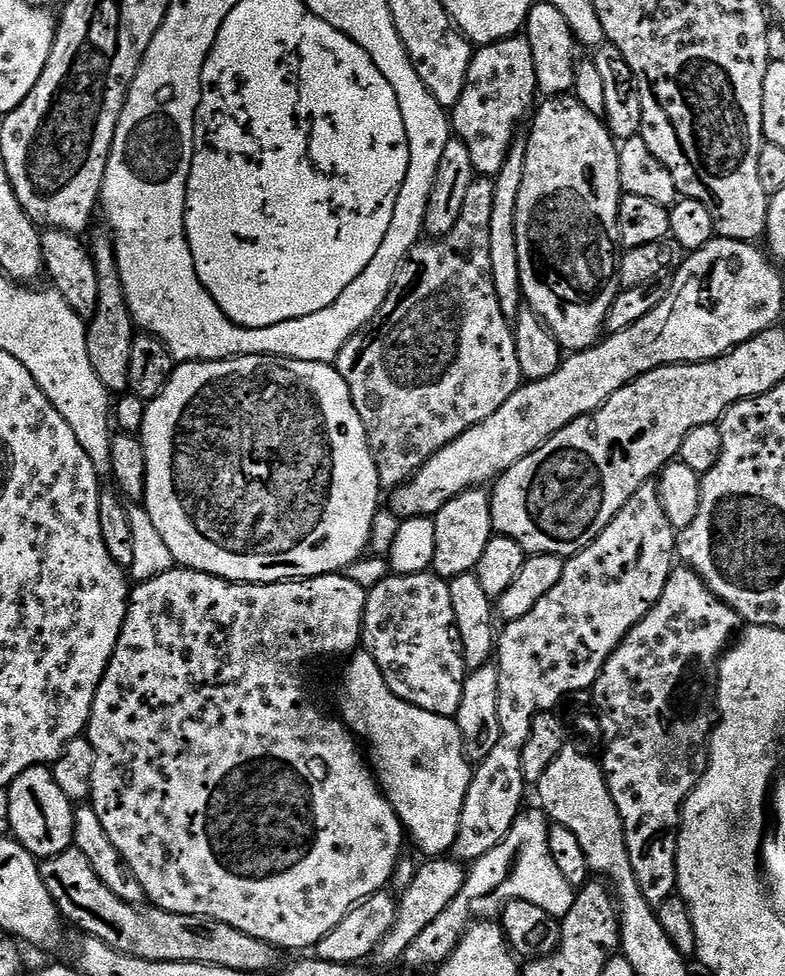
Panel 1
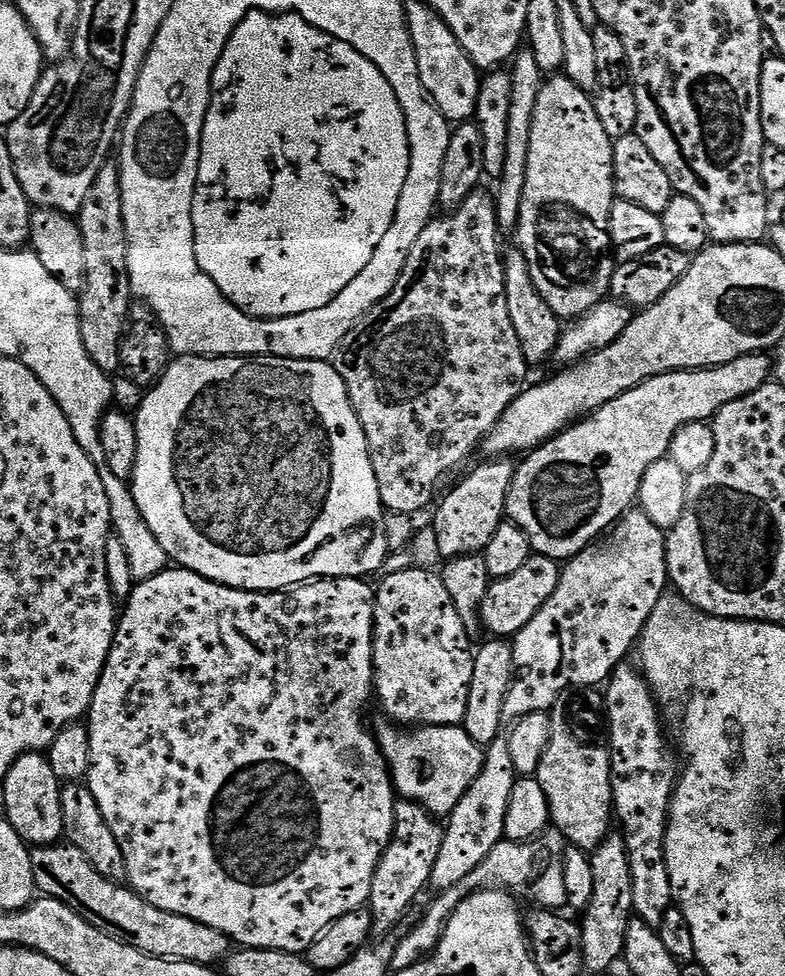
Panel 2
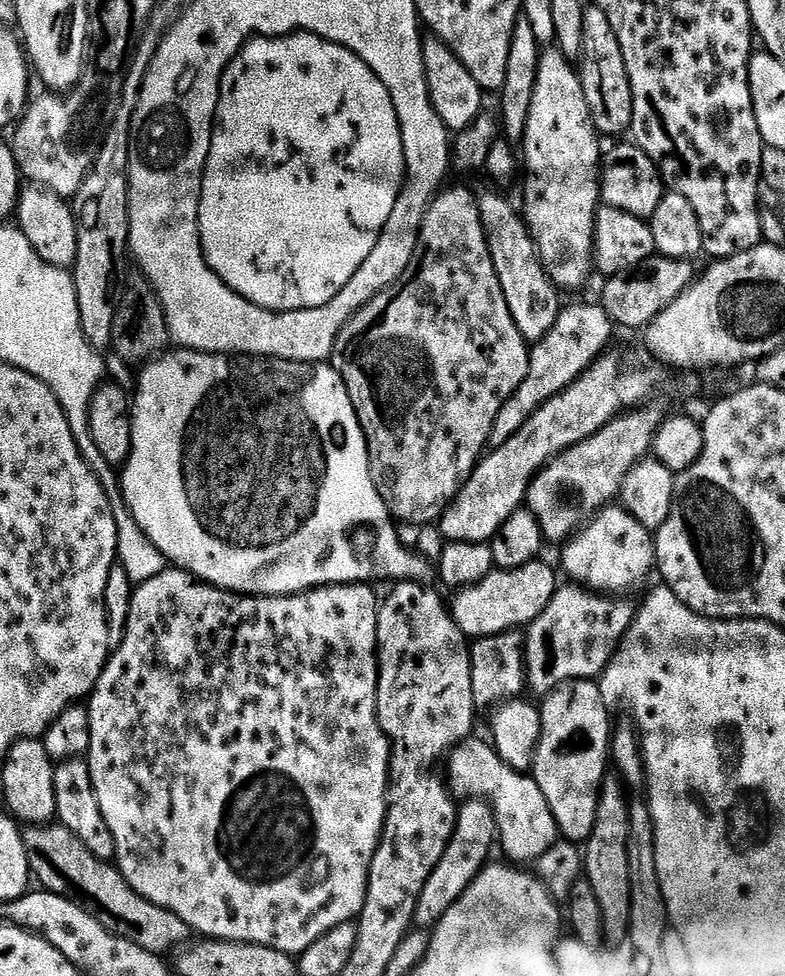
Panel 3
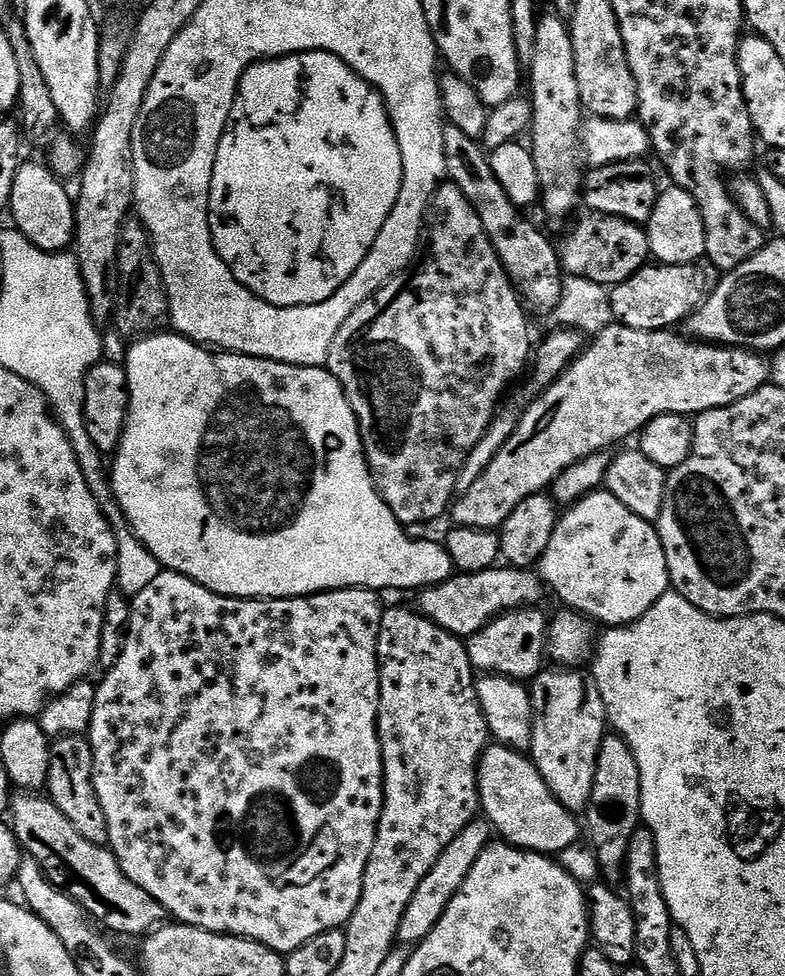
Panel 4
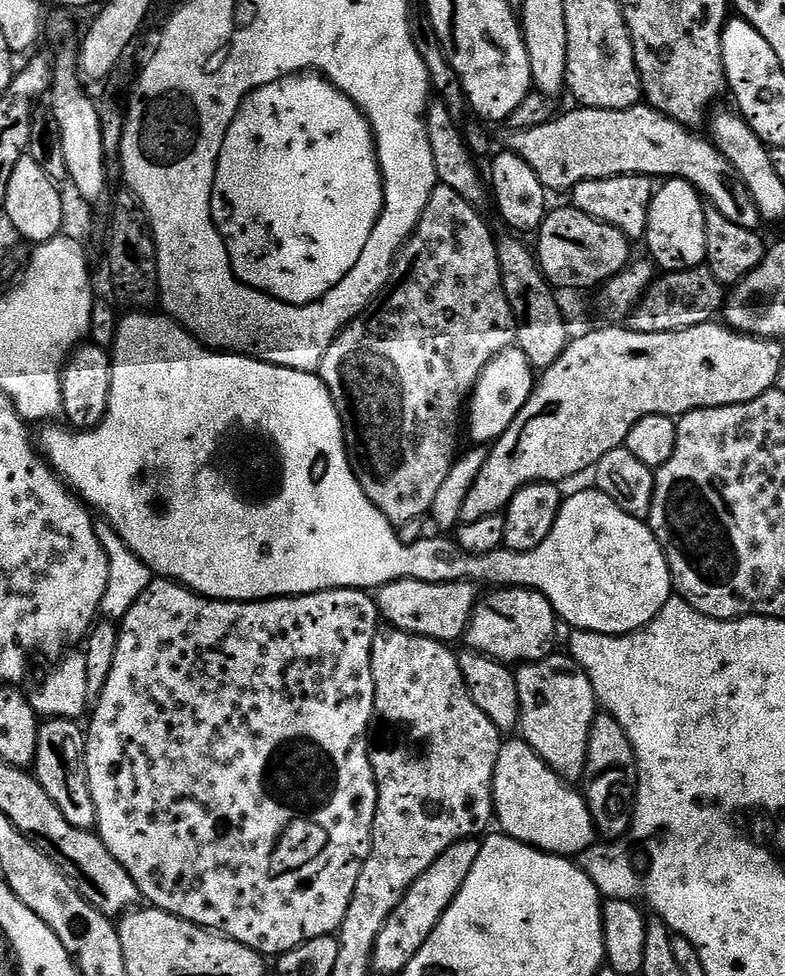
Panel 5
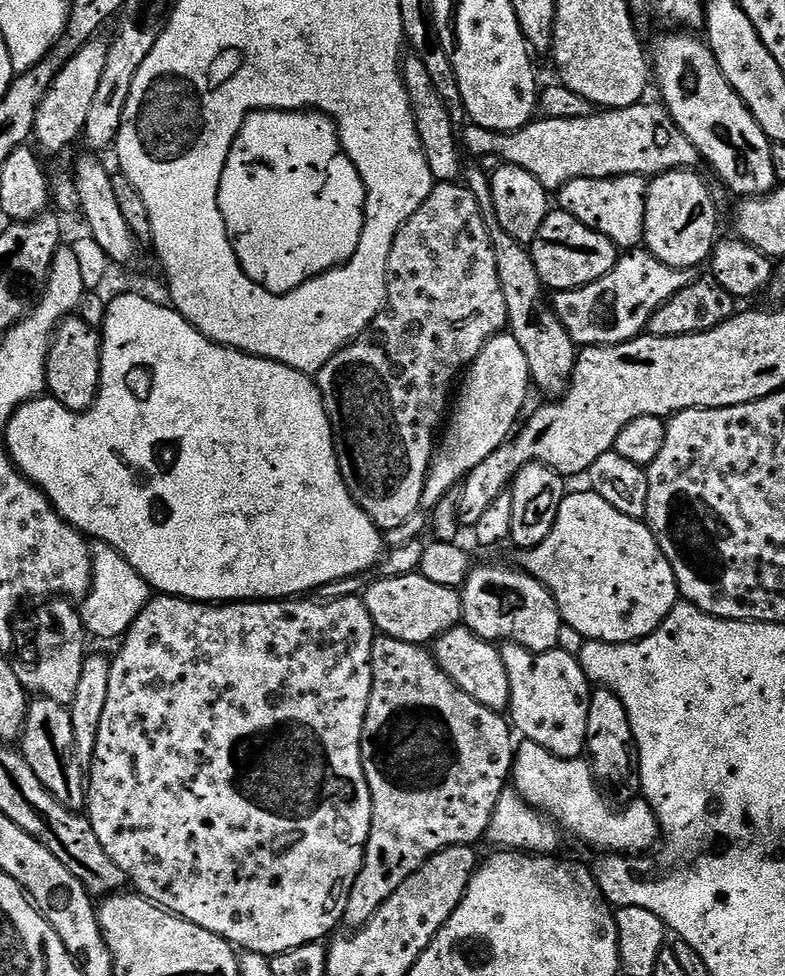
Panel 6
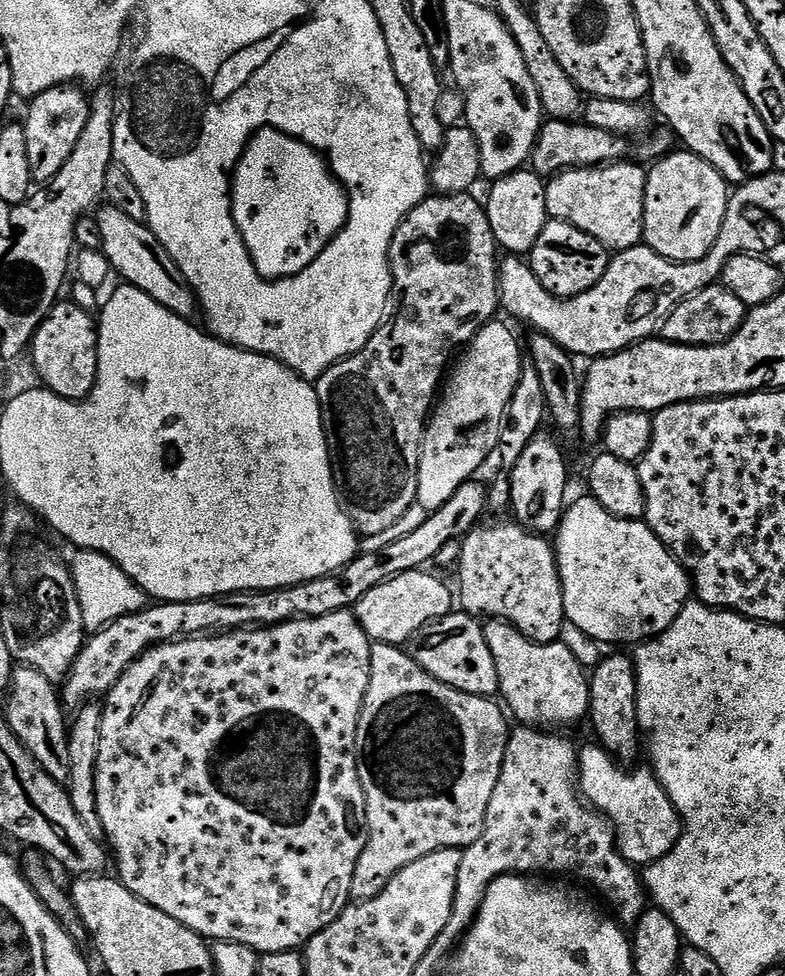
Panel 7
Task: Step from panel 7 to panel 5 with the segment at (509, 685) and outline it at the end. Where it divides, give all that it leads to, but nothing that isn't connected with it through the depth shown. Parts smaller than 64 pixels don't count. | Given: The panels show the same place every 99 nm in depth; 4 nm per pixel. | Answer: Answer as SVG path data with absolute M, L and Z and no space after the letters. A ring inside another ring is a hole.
M553 654L515 669L520 699L519 731L523 740L540 755L563 780L576 782L583 777L588 761L590 726L598 711L598 701L590 678L567 654Z

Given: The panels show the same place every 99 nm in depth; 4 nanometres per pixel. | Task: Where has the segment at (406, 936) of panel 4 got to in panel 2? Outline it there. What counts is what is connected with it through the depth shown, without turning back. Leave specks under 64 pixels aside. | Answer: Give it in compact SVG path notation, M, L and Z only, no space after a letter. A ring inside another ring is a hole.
M507 735L496 736L494 742L487 745L478 778L474 778L470 790L462 794L458 806L454 806L451 816L447 817L442 850L438 850L438 862L434 862L430 881L433 889L443 890L462 882L462 878L473 872L484 861L486 854L494 850L496 843L505 839L506 814L517 779L514 762L510 760Z

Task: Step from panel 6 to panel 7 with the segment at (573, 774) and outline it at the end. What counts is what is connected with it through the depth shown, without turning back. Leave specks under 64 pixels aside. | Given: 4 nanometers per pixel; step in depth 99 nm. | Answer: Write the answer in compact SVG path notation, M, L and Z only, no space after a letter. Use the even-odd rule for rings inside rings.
M581 747L578 752L578 787L581 797L611 824L616 833L616 845L633 866L658 862L670 854L670 850L674 850L684 835L684 825L680 823L674 802L670 802L666 790L662 790L651 767L636 766L629 770L617 764L609 752L593 748Z

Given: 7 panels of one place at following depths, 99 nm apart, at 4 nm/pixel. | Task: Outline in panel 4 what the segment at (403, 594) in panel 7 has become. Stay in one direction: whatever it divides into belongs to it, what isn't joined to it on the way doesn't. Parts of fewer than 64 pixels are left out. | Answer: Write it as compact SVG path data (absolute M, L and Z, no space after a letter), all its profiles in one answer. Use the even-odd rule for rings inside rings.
M493 566L471 574L454 574L441 584L429 586L419 593L421 616L433 620L452 636L467 638L490 623L495 616L515 608L526 608L537 603L542 581L535 571L511 566Z

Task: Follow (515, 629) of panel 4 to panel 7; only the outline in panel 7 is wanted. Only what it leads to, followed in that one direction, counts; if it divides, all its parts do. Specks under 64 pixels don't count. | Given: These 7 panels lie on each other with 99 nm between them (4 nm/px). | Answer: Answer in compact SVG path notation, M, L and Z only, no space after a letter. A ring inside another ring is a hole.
M509 522L509 524L487 524L481 523L472 529L467 536L463 537L462 543L459 545L460 556L458 552L458 568L460 564L460 592L458 588L458 604L463 611L469 616L477 618L487 618L488 620L502 620L505 624L512 624L526 638L530 638L539 644L555 644L561 639L560 631L566 628L566 617L564 614L564 591L560 585L560 571L556 565L556 549L551 543L548 544L543 535L527 532L520 524Z

